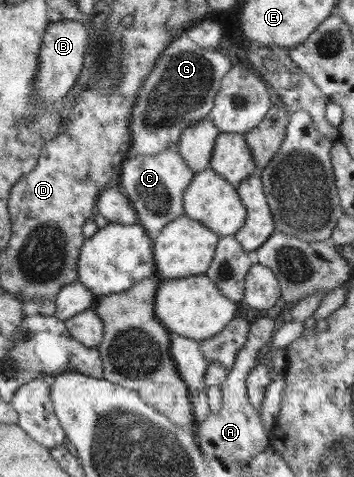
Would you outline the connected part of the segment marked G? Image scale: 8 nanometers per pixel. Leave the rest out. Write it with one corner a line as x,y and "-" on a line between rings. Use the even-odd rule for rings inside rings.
179,33
162,51
137,92
129,123
130,153
154,158
168,147
177,147
184,128
208,117
222,77
232,66
224,54
202,48
184,33

